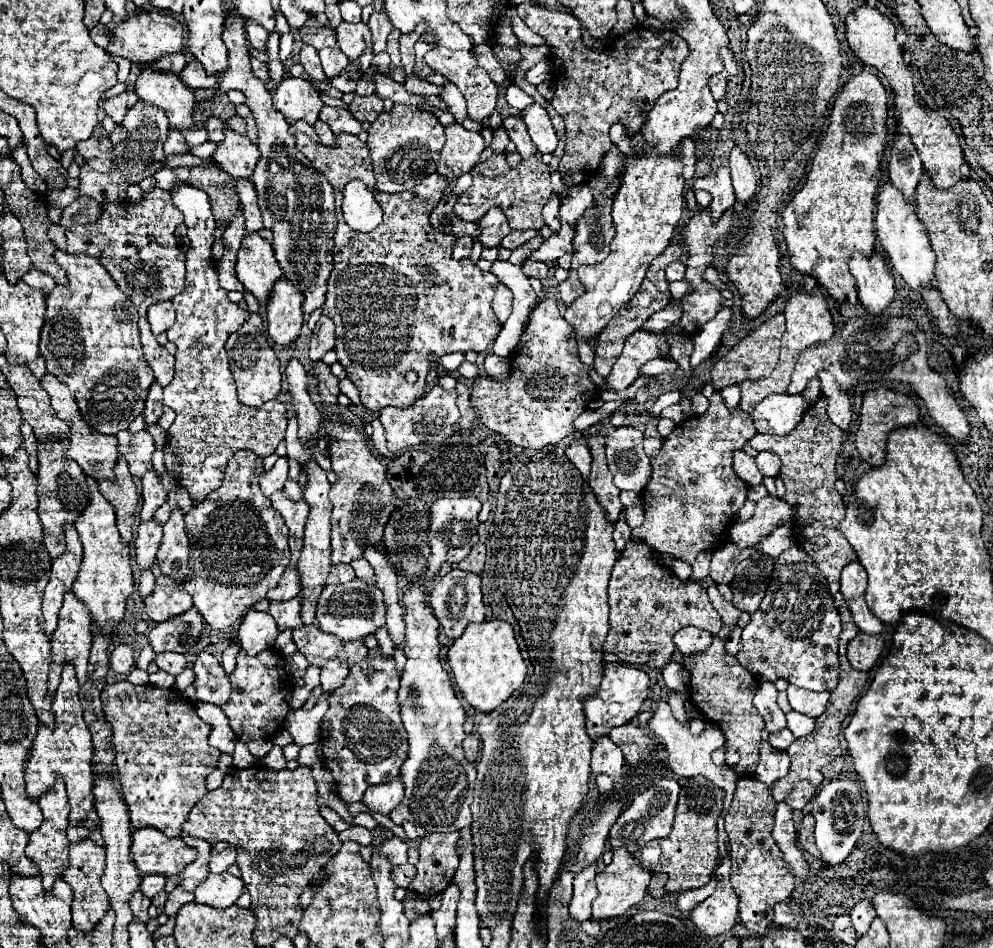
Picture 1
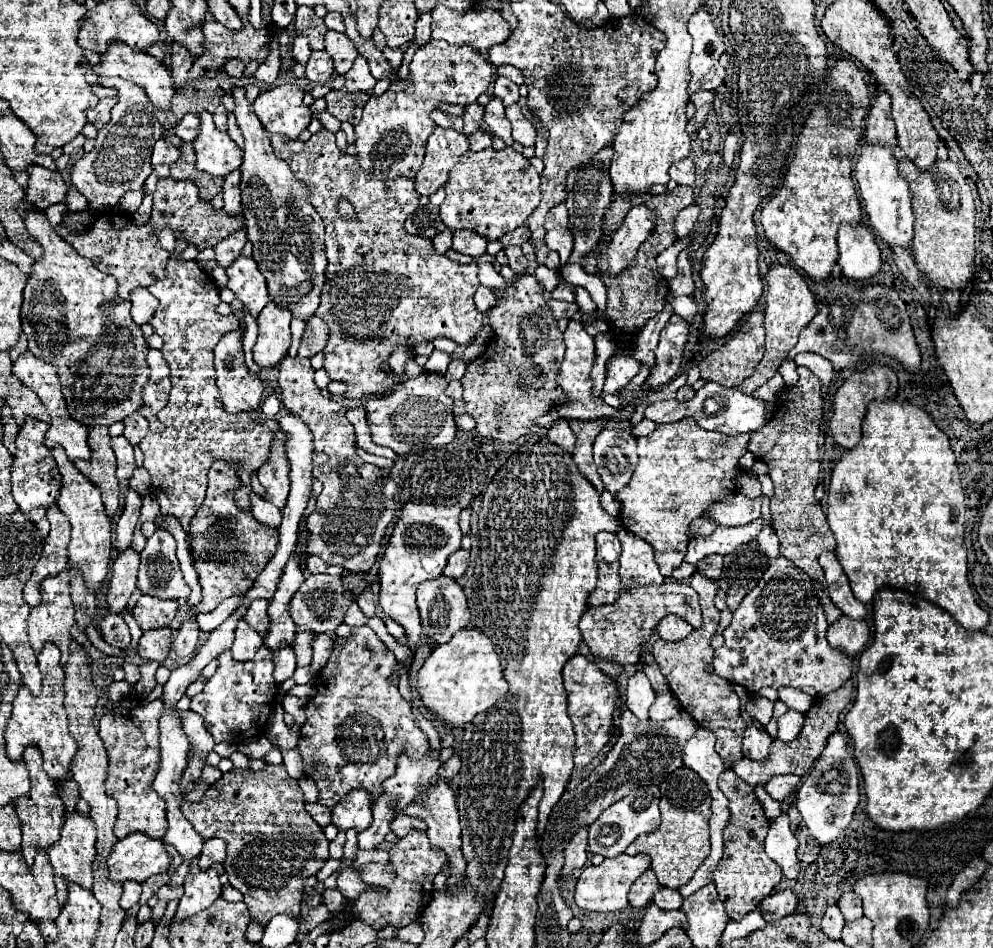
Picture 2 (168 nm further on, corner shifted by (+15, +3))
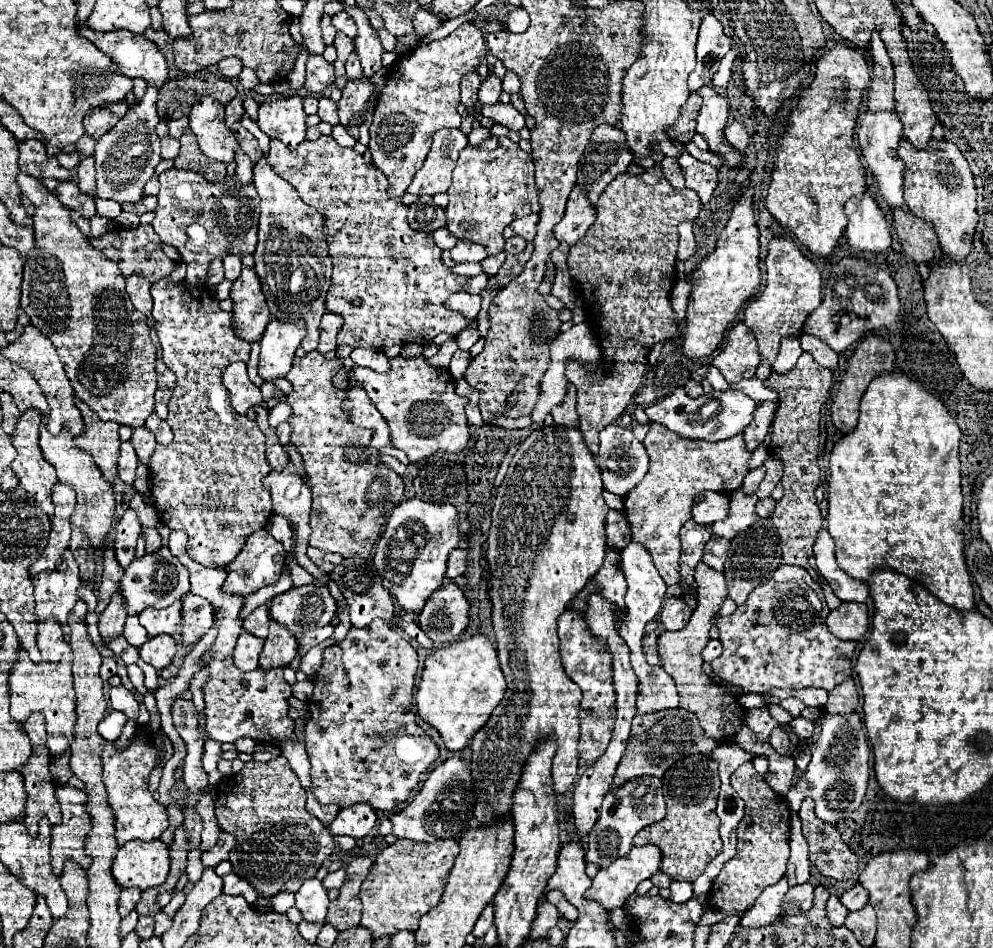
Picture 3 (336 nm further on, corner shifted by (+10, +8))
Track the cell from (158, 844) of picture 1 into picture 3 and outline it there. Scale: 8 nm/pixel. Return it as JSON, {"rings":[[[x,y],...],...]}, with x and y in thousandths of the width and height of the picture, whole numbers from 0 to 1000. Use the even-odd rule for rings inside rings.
{"rings":[[[127,888],[113,911],[113,924],[121,937],[157,937],[167,930],[171,918],[171,901],[165,888]]]}

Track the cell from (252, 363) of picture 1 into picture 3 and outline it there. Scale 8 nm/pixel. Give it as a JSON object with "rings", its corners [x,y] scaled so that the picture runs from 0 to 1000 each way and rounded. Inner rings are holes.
{"rings":[[[234,382],[226,392],[224,392],[224,403],[232,414],[232,424],[234,430],[240,437],[248,437],[250,430],[258,428],[264,424],[264,416],[262,409],[256,407],[250,401],[248,395],[248,384],[246,382]]]}

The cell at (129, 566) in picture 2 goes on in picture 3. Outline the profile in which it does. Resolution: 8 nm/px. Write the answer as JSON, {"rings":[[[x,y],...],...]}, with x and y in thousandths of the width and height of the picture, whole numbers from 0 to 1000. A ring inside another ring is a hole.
{"rings":[[[117,627],[113,631],[113,635],[109,637],[109,641],[101,648],[101,654],[99,654],[99,665],[101,665],[103,677],[109,679],[111,675],[123,671],[125,656],[127,656],[127,639],[123,635],[123,629]]]}

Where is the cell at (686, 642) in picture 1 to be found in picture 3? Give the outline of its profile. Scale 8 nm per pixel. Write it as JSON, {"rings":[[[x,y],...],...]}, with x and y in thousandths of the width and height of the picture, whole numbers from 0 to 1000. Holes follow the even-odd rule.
{"rings":[[[671,631],[665,646],[665,656],[671,665],[687,665],[697,650],[697,641],[687,631]]]}

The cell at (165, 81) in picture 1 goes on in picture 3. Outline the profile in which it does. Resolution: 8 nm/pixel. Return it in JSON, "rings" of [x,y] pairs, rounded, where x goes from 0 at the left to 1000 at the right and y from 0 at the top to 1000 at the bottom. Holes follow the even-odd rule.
{"rings":[[[79,23],[79,32],[83,38],[87,38],[89,42],[93,42],[105,57],[109,57],[113,61],[113,65],[119,70],[119,78],[123,76],[129,82],[145,82],[147,86],[153,86],[157,91],[163,91],[169,82],[169,70],[167,63],[163,59],[163,55],[157,51],[155,44],[151,44],[149,40],[139,38],[135,34],[95,34],[87,23]]]}

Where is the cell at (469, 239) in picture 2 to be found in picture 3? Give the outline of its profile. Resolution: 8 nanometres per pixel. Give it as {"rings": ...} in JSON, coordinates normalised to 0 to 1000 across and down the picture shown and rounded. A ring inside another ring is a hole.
{"rings":[[[463,253],[455,264],[453,264],[455,274],[461,276],[485,276],[491,270],[491,264],[483,257],[477,257],[473,253]]]}

